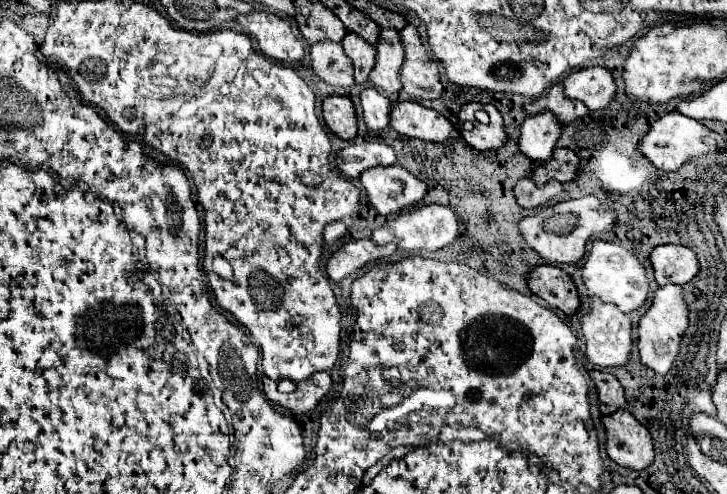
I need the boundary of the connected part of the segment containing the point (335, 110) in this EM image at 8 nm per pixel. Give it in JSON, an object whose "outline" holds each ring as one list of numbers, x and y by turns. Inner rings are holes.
{"outline":[[327,96,323,100,323,118,327,128,343,140,357,138,357,114,347,96]]}

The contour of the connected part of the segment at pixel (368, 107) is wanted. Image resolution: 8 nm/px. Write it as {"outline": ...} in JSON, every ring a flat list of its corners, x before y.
{"outline":[[375,88,361,92,361,106,363,106,363,120,369,130,383,130,389,128,391,122,391,100,377,92]]}

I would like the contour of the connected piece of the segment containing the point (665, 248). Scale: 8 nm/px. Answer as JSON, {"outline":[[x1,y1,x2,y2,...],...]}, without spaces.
{"outline":[[663,244,651,252,655,280,665,284,689,284,699,274,697,254,681,244]]}

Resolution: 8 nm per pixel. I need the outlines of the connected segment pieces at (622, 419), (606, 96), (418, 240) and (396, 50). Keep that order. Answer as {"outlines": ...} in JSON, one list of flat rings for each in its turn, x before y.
{"outlines":[[[627,410,603,416,607,428,607,454,621,466,643,470,653,464,653,436]],[[593,66,571,72,565,80,565,96,571,100,581,100,589,110,607,108,617,94,617,84,607,68]],[[427,204,421,208,411,210,409,214,399,214,393,220,389,220,385,226,377,228,371,236,371,240,379,246,395,242,401,250,407,252,417,252,417,250,441,250,445,246,451,246,457,242,459,230,457,230,457,216,449,206,439,206,439,204]],[[381,30,377,44,377,62,371,72,371,84,385,94,403,90,399,82,399,68,403,68,403,44,397,30]]]}

